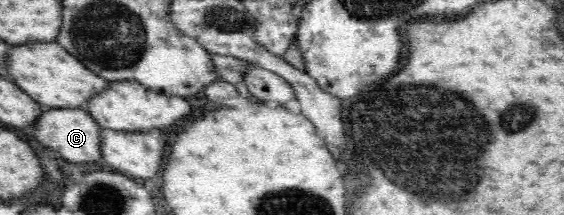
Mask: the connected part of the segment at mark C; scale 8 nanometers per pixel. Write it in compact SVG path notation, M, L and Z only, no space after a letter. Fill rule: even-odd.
M88 109L47 111L41 119L39 141L45 147L57 149L69 163L99 163L104 161L104 128Z

